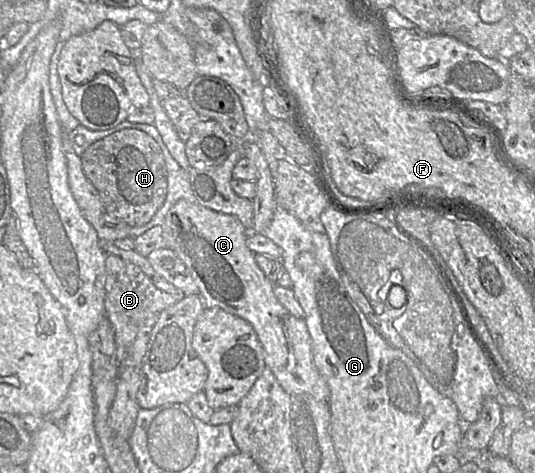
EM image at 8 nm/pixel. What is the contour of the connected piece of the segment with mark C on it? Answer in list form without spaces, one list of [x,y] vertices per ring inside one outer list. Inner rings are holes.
[[[178,200],[161,225],[166,247],[185,264],[206,307],[216,307],[247,321],[264,350],[264,363],[289,395],[310,394],[329,402],[330,390],[317,370],[304,318],[291,315],[275,298],[274,283],[257,266],[245,244],[249,231],[233,215],[216,212],[198,202]]]

